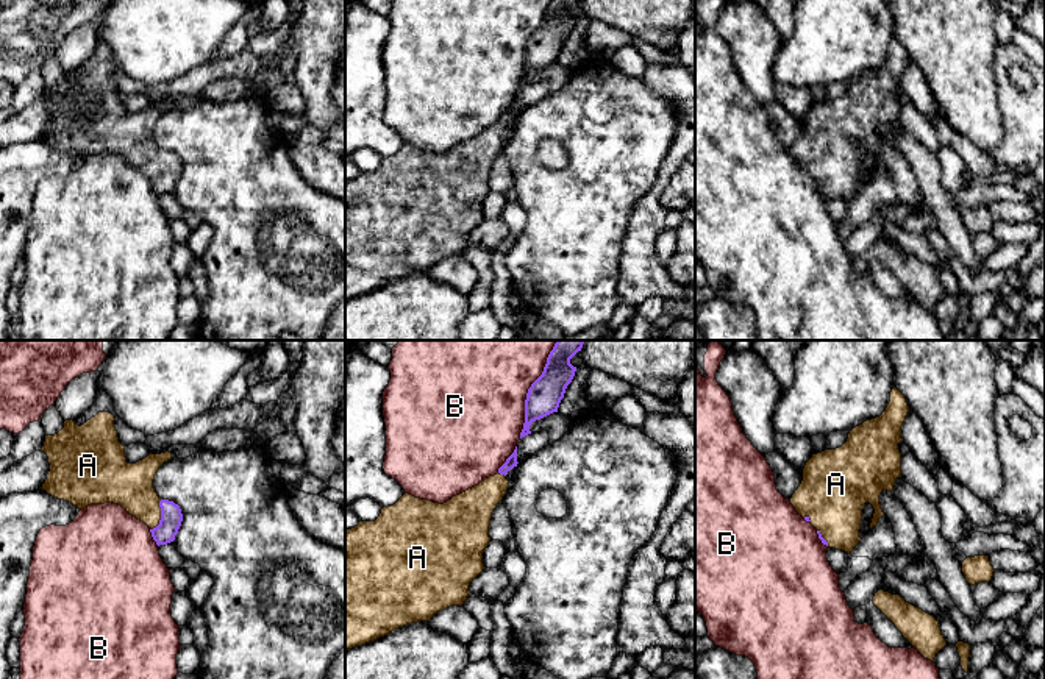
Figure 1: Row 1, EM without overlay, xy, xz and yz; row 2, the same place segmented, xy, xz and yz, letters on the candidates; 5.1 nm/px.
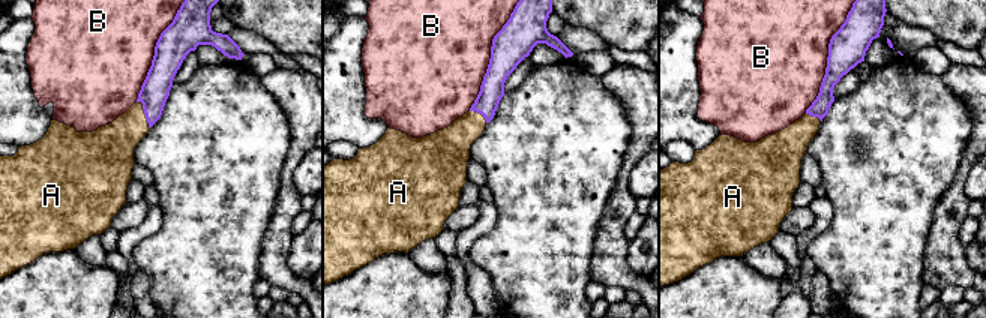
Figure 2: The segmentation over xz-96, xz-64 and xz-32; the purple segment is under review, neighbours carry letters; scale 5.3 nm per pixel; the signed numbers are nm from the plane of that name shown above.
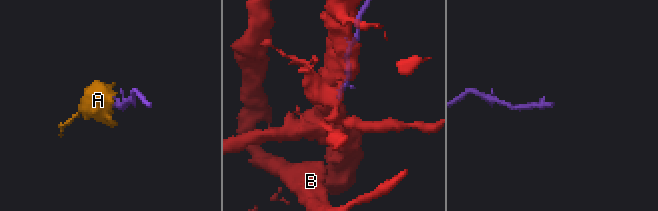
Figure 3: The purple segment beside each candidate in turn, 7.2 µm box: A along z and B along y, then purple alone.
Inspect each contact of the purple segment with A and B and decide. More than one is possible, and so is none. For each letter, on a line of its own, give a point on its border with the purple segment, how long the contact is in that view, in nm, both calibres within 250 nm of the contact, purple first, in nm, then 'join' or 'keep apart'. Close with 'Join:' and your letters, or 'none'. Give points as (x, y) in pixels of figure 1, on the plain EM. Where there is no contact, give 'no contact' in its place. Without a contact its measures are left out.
A: contact xy (161, 166); length 170 nm; calibres 110 and 220 nm; join
B: contact xz (527, 44); length 480 nm; calibres 170 and 480 nm; keep apart
Join: A

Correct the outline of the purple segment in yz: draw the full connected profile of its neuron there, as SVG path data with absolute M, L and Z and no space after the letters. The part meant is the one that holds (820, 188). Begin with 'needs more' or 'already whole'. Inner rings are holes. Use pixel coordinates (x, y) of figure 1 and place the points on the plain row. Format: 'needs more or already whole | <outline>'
needs more | M893 37L890 52L879 67L853 78L842 97L812 105L806 112L803 131L789 151L798 165L817 180L823 195L850 204L862 190L859 180L864 155L870 153L875 159L870 180L884 165L879 145L883 140L893 144L895 130L901 128L901 103L898 94L903 92L901 76L908 62L909 56L904 45Z

